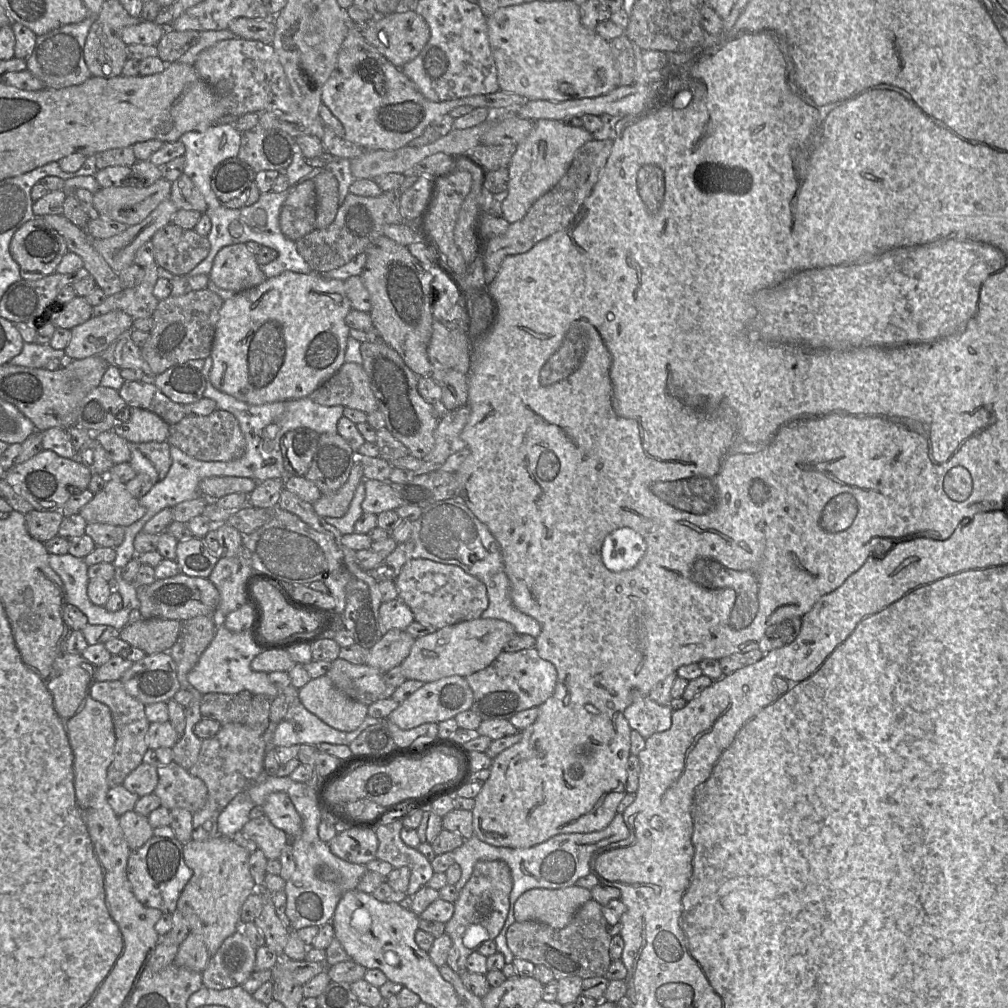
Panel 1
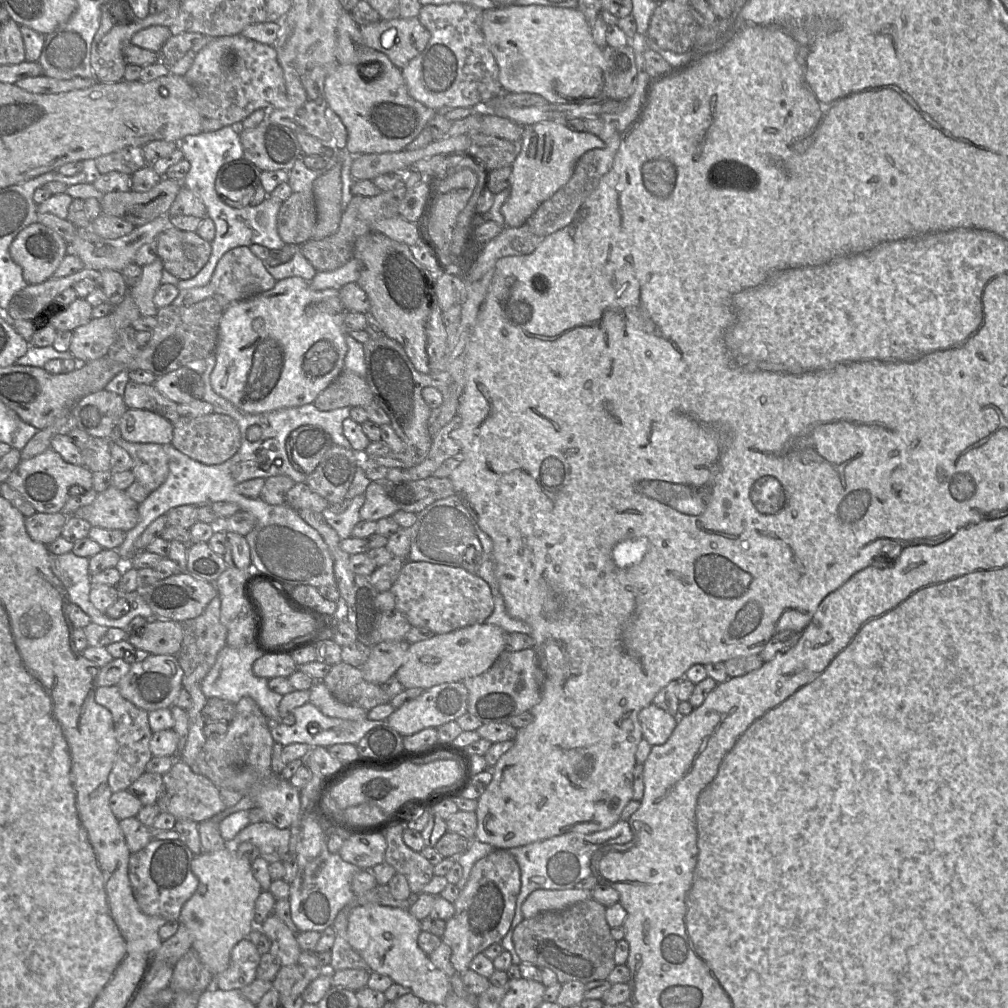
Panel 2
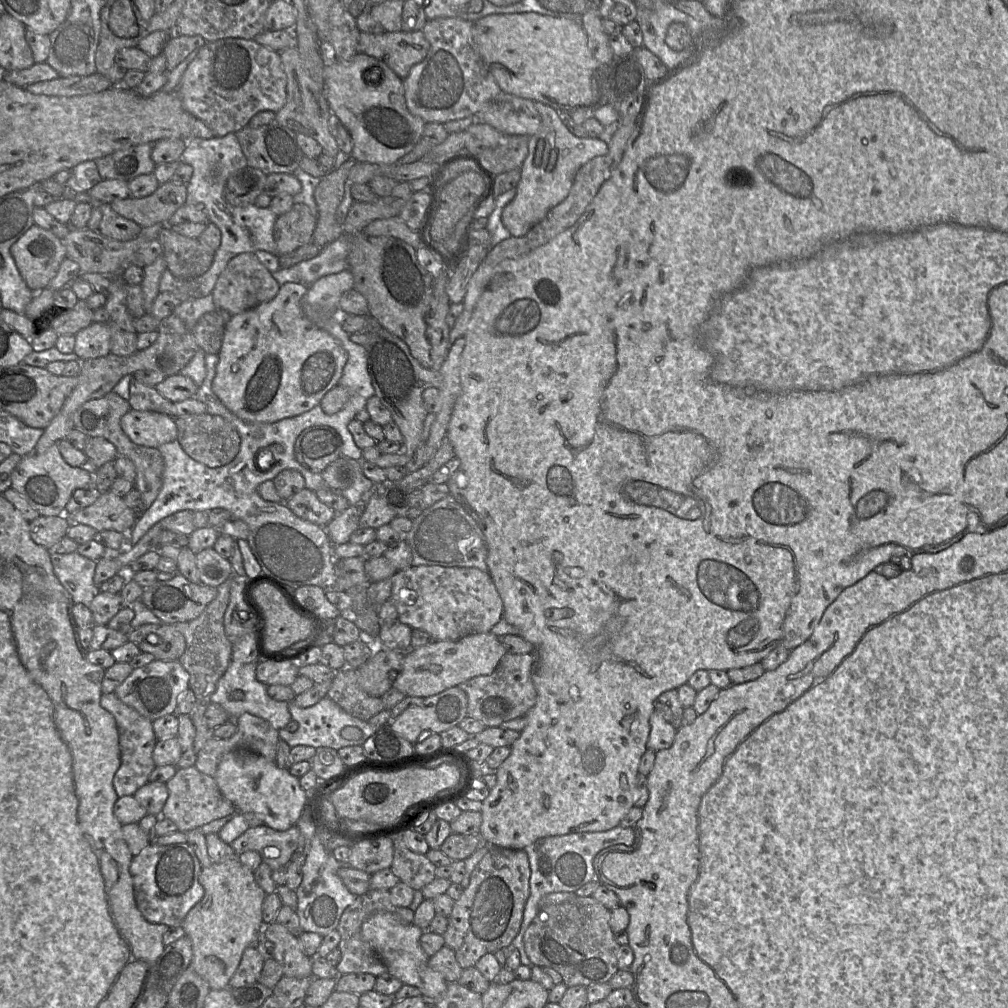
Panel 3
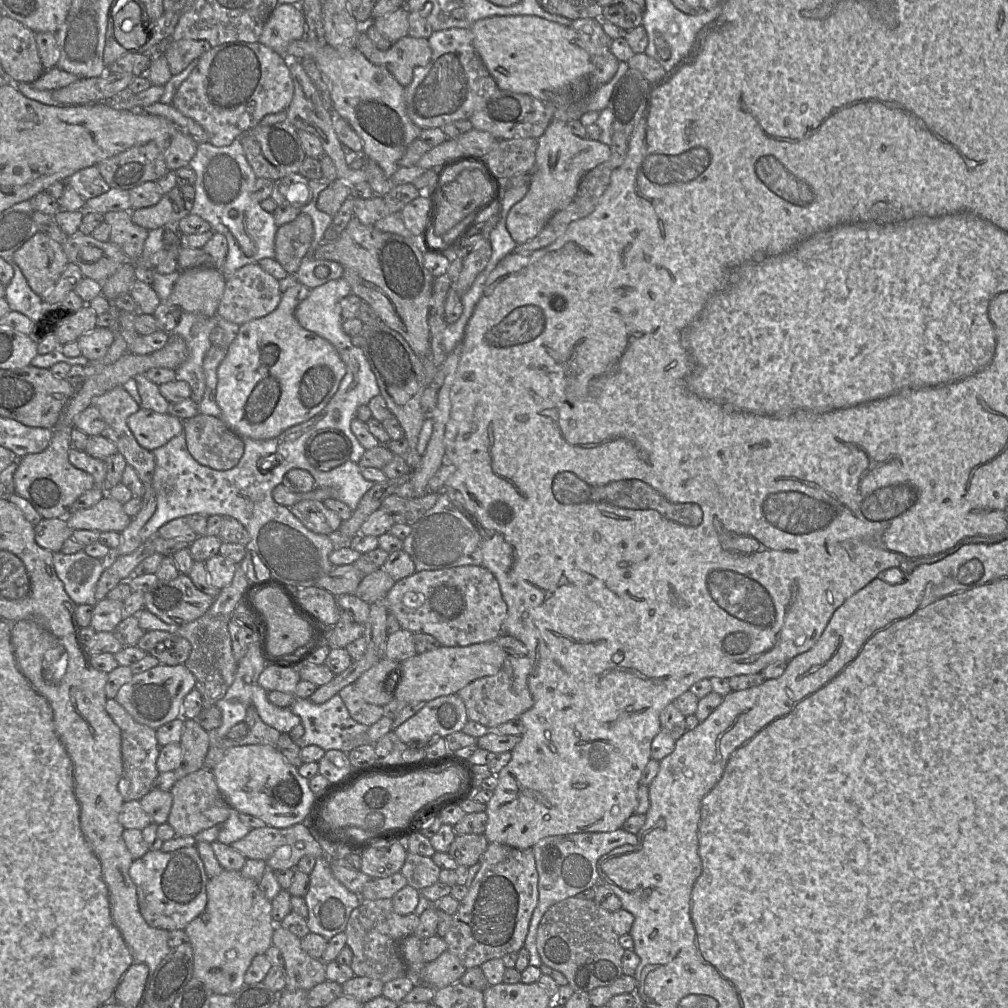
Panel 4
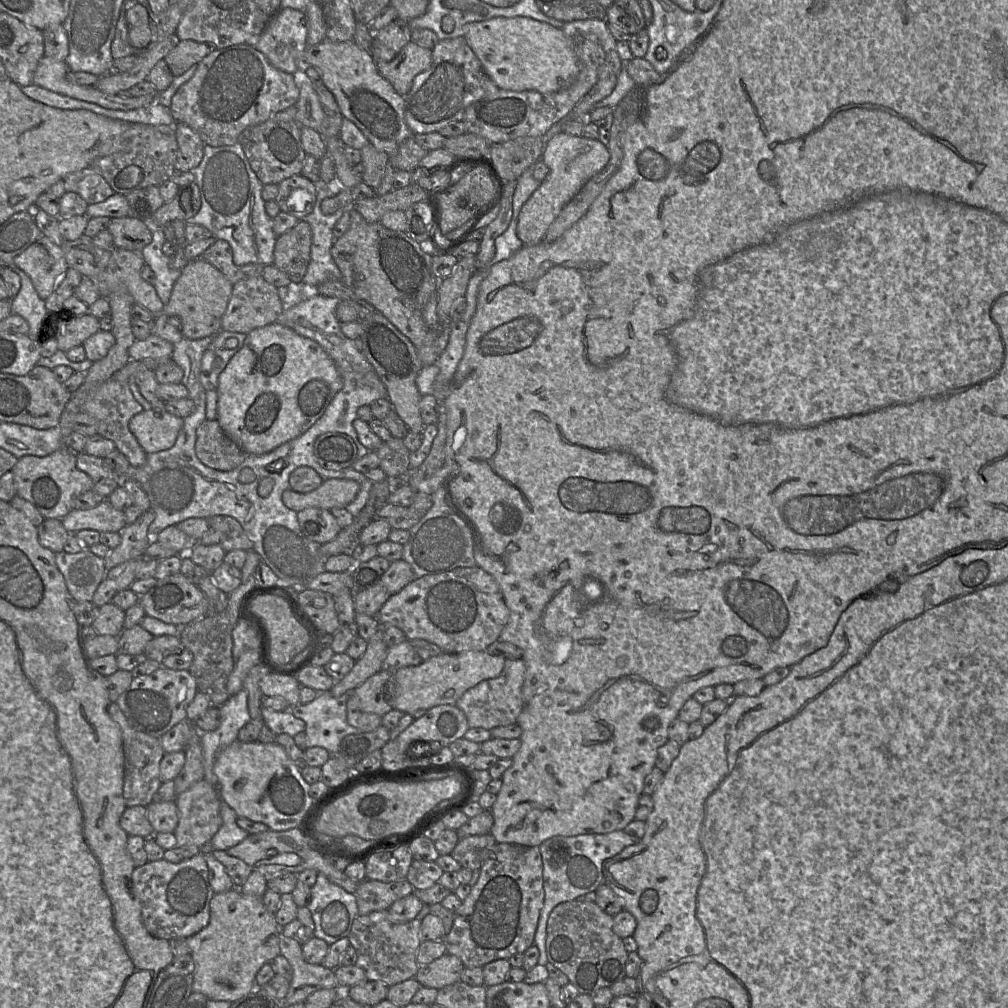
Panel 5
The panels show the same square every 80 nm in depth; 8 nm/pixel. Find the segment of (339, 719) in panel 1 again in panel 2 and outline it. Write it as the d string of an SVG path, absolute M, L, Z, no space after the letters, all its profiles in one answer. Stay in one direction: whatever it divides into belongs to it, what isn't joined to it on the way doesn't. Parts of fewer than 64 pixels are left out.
M315 681L309 692L309 702L326 716L352 721L368 719L366 710L337 700L323 681Z

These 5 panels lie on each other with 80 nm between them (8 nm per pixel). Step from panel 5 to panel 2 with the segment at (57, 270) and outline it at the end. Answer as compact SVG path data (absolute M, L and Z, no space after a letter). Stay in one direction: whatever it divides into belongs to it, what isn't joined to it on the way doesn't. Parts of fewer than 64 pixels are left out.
M36 221L16 235L9 251L22 268L24 280L39 284L53 276L67 254L67 246L57 232Z

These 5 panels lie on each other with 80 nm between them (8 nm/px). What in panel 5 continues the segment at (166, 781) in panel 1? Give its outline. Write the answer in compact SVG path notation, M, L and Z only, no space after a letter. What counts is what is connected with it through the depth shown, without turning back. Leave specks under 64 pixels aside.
M205 779L194 783L175 798L178 823L174 831L176 846L202 847L209 843L222 824L221 798Z

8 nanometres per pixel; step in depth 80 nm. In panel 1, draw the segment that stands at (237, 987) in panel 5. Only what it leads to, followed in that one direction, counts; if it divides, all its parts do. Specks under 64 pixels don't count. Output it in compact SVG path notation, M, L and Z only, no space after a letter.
M218 835L207 841L190 840L183 844L183 857L193 875L182 890L177 910L186 919L190 931L201 936L210 956L214 955L224 940L240 929L240 911L247 897L257 890L249 869L250 853L239 846L232 837Z

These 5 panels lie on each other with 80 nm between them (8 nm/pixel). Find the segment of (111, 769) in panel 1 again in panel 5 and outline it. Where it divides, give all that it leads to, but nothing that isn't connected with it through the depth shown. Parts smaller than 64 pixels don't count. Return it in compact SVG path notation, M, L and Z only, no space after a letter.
M110 702L108 713L119 726L122 734L122 749L124 753L123 798L127 807L147 807L153 802L153 797L161 785L160 761L165 754L160 739L134 729L116 702Z

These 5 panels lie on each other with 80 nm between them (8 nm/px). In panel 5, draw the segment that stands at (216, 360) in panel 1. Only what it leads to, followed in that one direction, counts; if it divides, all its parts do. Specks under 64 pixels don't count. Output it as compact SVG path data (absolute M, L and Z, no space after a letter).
M274 322L253 329L218 377L217 421L246 454L262 455L306 432L324 413L342 388L335 363L314 340Z

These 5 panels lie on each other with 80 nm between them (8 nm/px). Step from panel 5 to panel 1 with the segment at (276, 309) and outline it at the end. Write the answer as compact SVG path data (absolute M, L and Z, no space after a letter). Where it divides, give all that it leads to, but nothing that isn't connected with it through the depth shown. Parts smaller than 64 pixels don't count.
M244 243L225 246L217 253L209 280L218 288L239 293L263 283L267 277Z

